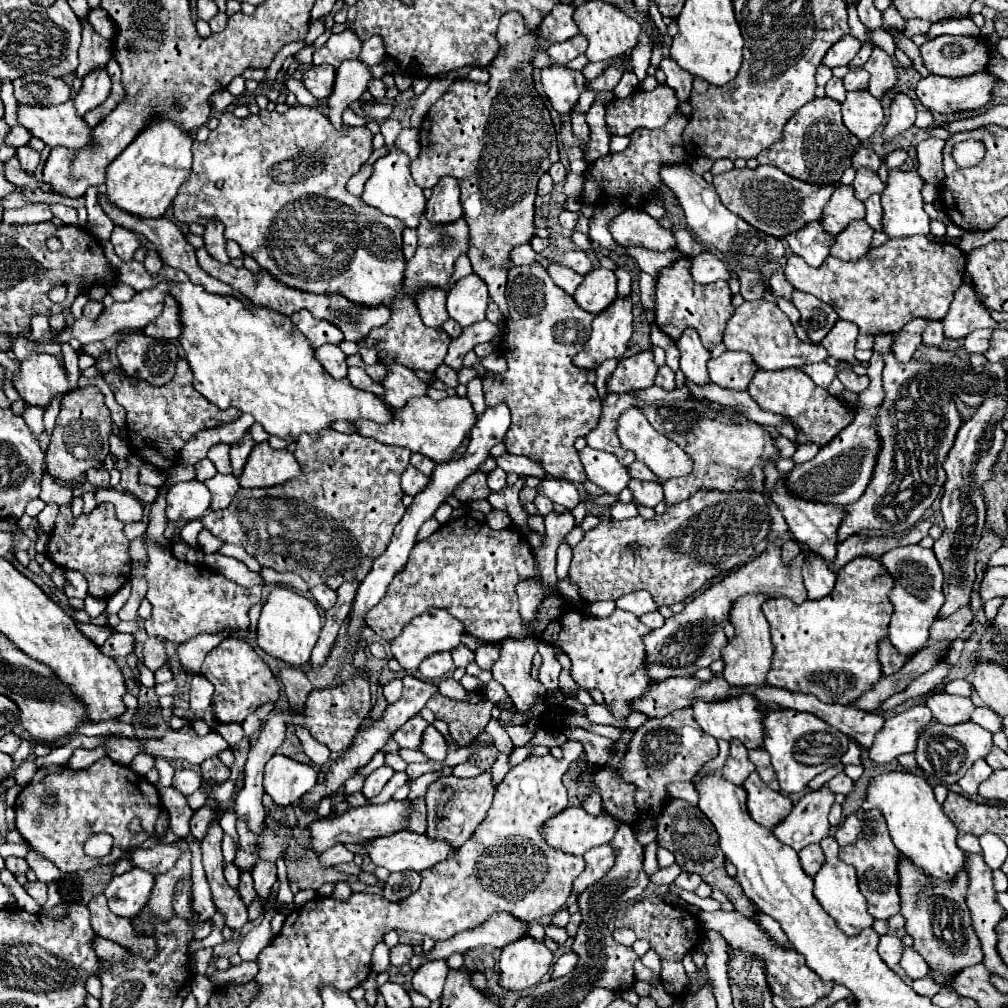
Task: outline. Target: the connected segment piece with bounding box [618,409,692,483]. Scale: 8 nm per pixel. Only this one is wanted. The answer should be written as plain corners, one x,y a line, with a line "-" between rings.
628,409
620,417
620,421
618,421
618,437
620,437
622,447
634,451
636,459
646,463
660,477
660,483
664,483
670,477
684,477
684,475
688,475
692,471
692,459
676,443
672,443
668,437
660,435
648,423
648,419
644,419
644,413
640,413
636,409

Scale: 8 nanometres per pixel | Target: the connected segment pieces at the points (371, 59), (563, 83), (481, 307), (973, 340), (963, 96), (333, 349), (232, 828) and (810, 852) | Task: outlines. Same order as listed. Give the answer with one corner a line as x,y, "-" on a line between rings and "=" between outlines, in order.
370,37
362,43
358,61
362,61
364,65
376,65
382,61
382,57
384,57
384,43
380,37
=
544,67
540,71
540,81
548,101
562,115
572,111
586,83
580,71
572,71
568,67
=
468,275
460,279
448,291
448,315
460,325
470,327
486,319
488,291
478,275
=
976,329
964,337
964,345
968,353
984,353
988,349
988,341
992,337
992,329
=
986,71
958,79
928,75
916,83
916,97
928,111
940,115
982,109
992,99
990,89
994,87
994,81
996,77
=
324,345
316,349
316,359
320,359
322,367
334,377
334,379
344,379
348,373
348,363
346,355
342,353
340,347
336,345
=
226,812
220,821
220,826
223,832
228,833
235,840
235,842
237,841
238,838
236,821
237,818
235,814
232,812
=
808,845
808,847
804,847
798,855
800,855
802,869
804,869
810,877
814,877
814,875
820,871
820,867
824,865
824,861
826,861
820,845

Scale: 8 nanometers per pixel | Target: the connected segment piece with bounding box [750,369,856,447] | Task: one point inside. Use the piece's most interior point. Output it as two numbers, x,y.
817,416

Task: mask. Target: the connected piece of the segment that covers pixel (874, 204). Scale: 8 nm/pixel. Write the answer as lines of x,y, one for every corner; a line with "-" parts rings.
876,193
876,195
872,195
870,199
866,199
864,201
864,205
866,205
866,223
874,229
874,231
880,231
882,227
880,227
880,215
882,215
882,205
880,205
880,195

